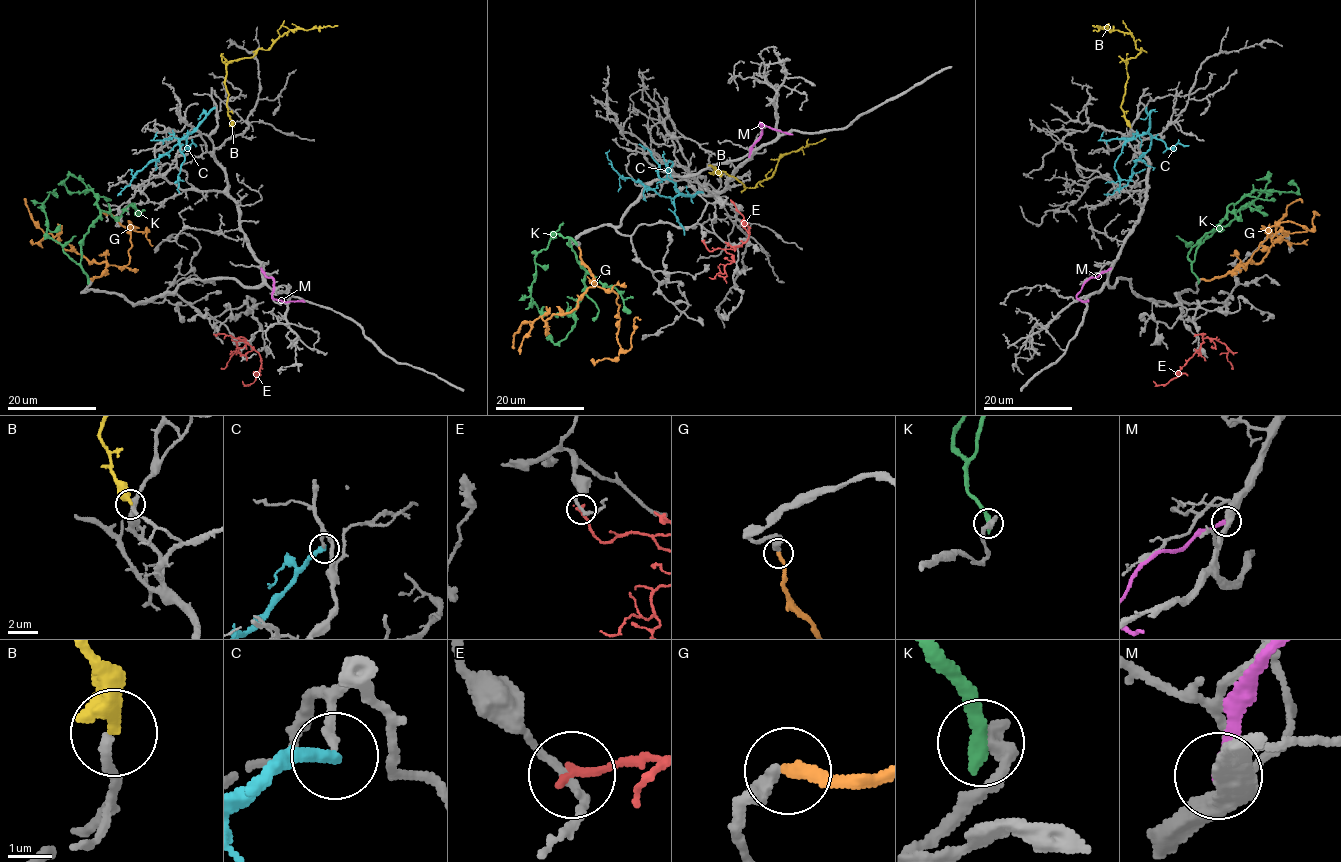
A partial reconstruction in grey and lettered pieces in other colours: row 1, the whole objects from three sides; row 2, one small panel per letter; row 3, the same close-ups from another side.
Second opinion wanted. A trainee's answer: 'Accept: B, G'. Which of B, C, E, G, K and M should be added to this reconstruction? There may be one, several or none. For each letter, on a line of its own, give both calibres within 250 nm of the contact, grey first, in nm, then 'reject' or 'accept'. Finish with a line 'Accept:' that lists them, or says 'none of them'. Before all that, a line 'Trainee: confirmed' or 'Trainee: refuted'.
Trainee: confirmed
B: calibres 240 and 440 nm; accept
C: calibres 190 and 320 nm; reject
E: calibres 190 and 220 nm; reject
G: calibres 380 and 280 nm; accept
K: calibres 440 and 400 nm; reject
M: calibres 480 and 280 nm; reject
Accept: B, G

